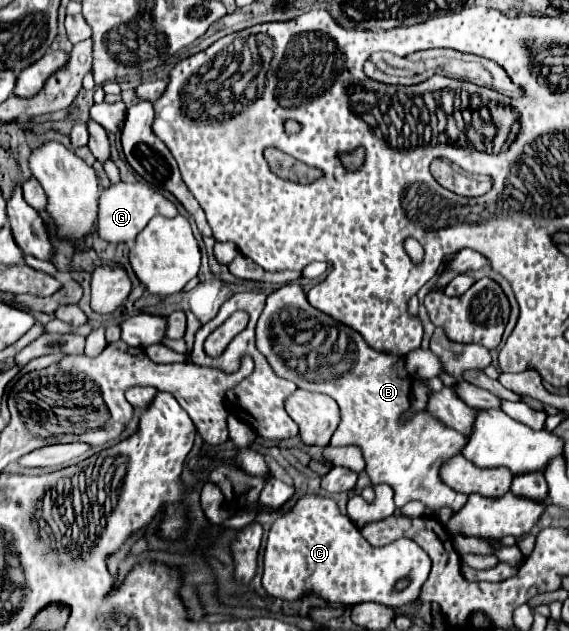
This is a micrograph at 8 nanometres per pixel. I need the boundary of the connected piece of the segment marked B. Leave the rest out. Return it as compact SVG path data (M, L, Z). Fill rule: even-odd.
M289 283L267 297L265 309L257 321L257 349L267 357L279 377L293 381L299 389L319 391L337 401L341 421L331 443L359 445L371 483L391 485L397 507L417 499L433 513L443 507L459 511L465 505L467 495L445 485L439 469L455 457L455 453L465 449L465 435L433 421L425 411L419 411L407 423L399 423L399 415L409 409L411 391L411 377L405 371L405 359L371 349L355 329L313 309L305 291L301 291L299 283ZM305 329L311 329L311 343L297 347L295 337ZM305 349L311 351L311 359L307 359L307 355L299 359L299 351L303 353Z

